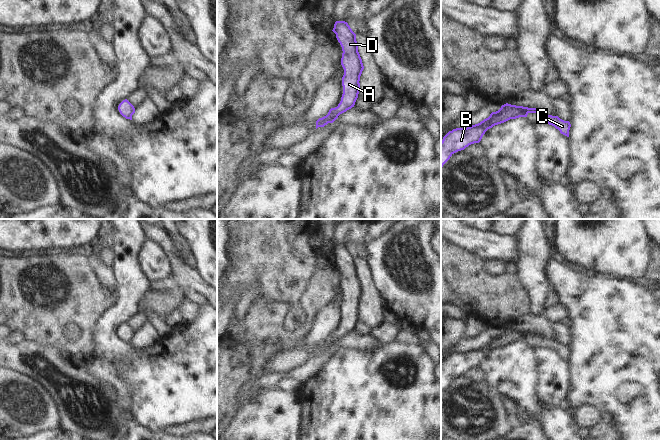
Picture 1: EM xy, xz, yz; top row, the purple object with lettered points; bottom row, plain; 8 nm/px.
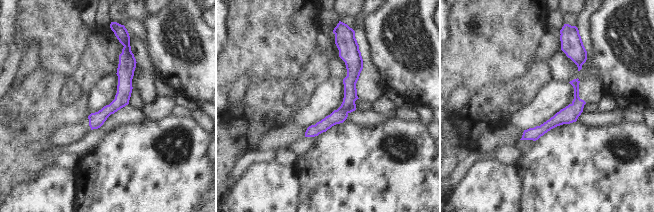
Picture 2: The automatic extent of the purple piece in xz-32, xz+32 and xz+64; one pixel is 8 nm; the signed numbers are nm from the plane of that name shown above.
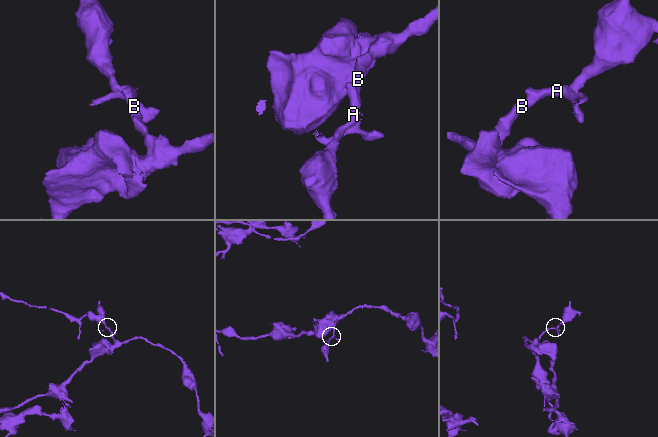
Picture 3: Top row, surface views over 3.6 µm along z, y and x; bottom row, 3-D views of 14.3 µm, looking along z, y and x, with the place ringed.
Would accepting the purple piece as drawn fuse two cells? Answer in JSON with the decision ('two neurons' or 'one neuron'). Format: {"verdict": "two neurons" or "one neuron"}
{"verdict": "two neurons"}

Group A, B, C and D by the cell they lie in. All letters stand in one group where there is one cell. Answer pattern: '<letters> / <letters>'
A B D / C

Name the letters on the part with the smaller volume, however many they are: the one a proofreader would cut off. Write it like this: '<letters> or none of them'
C

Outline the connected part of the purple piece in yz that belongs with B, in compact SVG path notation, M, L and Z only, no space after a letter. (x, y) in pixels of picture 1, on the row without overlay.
M506 327L498 335L492 336L488 342L478 348L449 355L441 365L441 391L454 377L464 374L471 368L479 367L488 353L510 343L527 341L529 337L528 331Z

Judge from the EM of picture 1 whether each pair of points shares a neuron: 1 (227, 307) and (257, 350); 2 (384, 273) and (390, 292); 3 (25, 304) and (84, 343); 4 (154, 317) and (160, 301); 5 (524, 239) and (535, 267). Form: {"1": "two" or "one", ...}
{"1": "two", "2": "one", "3": "one", "4": "two", "5": "one"}

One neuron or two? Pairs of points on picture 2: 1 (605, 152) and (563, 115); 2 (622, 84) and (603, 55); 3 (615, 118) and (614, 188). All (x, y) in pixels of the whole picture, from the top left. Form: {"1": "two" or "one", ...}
{"1": "two", "2": "one", "3": "two"}

